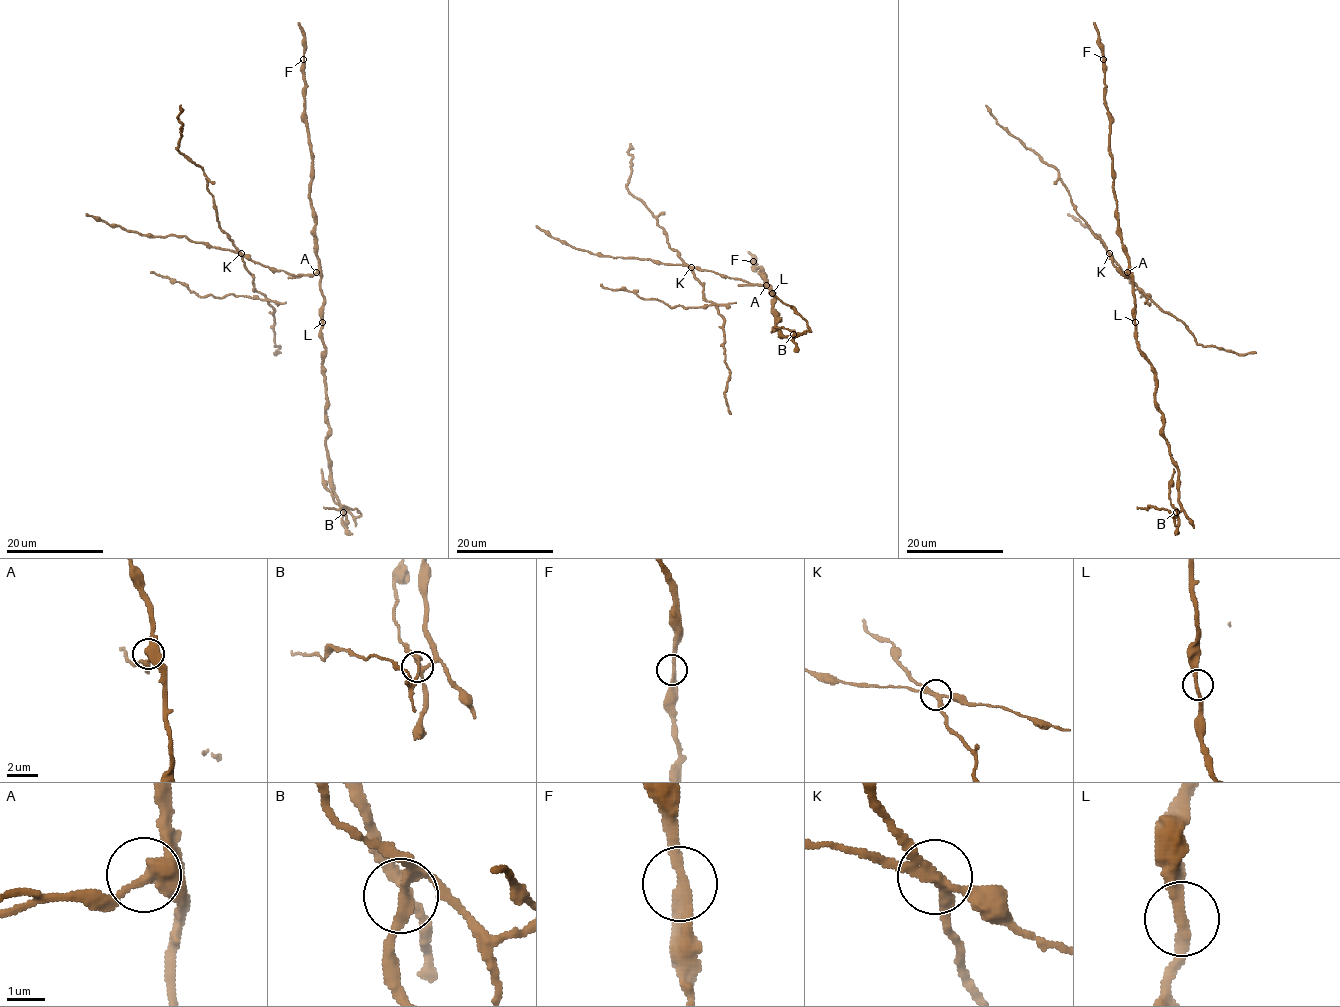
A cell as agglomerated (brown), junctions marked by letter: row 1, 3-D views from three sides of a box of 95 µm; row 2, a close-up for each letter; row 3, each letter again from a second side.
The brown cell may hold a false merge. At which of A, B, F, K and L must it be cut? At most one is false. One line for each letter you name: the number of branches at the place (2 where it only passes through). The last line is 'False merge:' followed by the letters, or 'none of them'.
K: Branches: 4
False merge: K

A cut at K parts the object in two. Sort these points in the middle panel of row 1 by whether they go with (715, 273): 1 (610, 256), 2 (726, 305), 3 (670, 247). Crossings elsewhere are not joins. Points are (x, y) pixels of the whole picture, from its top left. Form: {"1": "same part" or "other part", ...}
{"1": "same part", "2": "other part", "3": "other part"}

